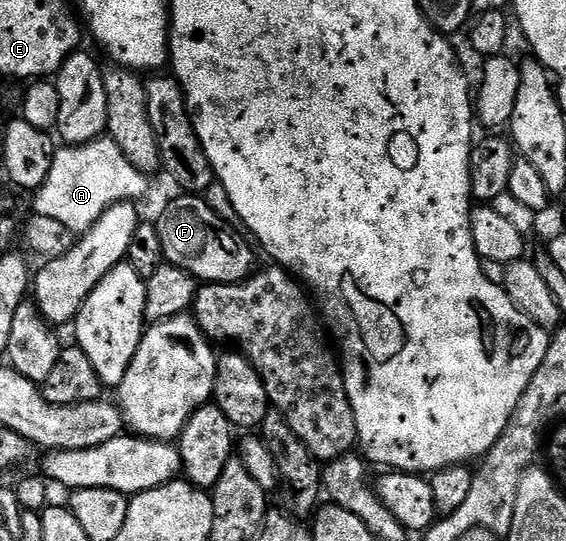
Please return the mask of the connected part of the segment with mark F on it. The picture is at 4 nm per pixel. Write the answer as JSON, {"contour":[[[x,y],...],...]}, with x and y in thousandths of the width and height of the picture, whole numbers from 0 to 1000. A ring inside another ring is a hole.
{"contour":[[[346,359],[318,364],[274,409],[295,486],[329,499],[360,525],[419,525],[449,501],[447,453],[429,444],[371,379]],[[445,457],[445,458],[443,458]]]}

